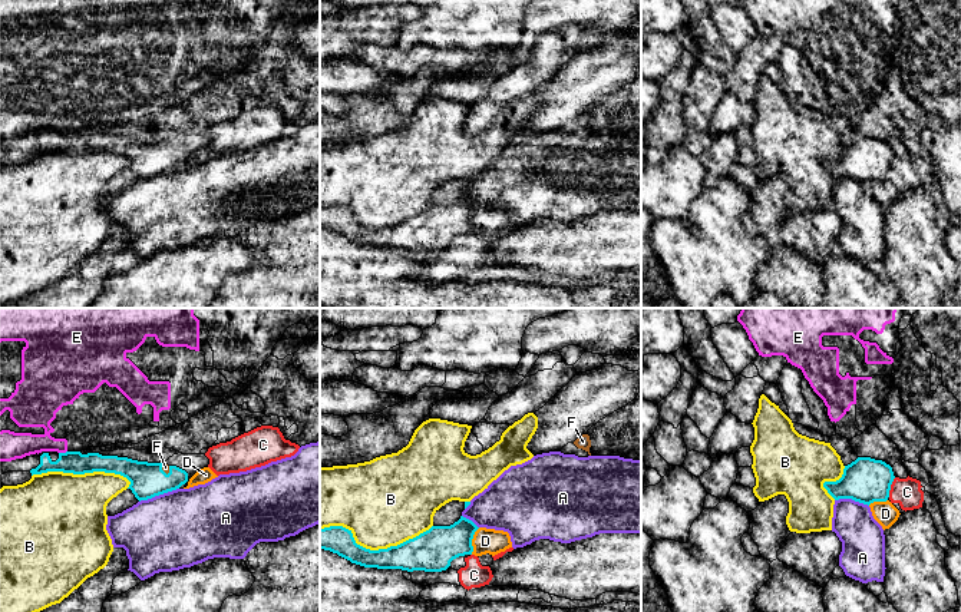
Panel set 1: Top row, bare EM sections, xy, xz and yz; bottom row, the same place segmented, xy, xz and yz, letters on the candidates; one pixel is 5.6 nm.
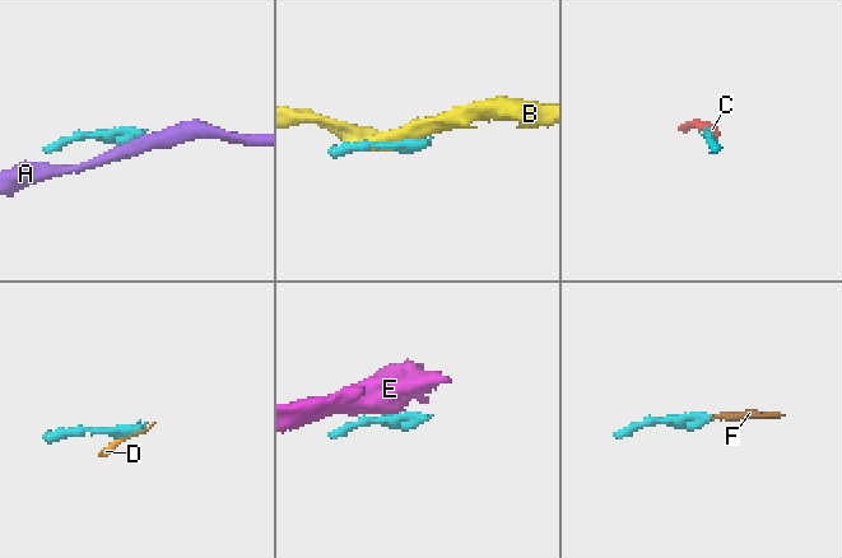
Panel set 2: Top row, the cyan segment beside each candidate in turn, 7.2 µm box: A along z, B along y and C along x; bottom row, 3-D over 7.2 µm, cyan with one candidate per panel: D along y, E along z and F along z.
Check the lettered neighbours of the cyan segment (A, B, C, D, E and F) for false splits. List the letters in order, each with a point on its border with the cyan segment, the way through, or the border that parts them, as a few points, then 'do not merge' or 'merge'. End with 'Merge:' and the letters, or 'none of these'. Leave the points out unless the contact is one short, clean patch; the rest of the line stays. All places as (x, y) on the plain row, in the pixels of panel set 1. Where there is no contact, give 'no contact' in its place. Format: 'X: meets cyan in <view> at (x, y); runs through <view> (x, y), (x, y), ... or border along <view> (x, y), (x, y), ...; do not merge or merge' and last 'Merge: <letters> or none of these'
A: meets cyan in xy at (158, 174); do not merge
B: meets cyan in xz at (373, 230); do not merge
C: meets cyan in yz at (890, 166); border along yz (895, 156), (888, 175); do not merge
D: meets cyan in xz at (471, 220); do not merge
E: meets cyan in xy at (62, 132); do not merge
F: meets cyan in xy at (161, 148); runs through xy (148, 159), (161, 148), (165, 146); merge
Merge: F

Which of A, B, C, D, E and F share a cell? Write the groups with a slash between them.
A / B / C D / E / F

